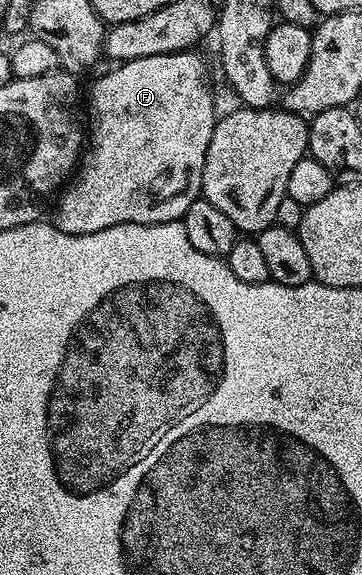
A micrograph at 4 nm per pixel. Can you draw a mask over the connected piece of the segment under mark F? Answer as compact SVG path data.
M196 51L183 53L163 53L150 55L142 59L125 61L112 67L109 73L104 73L92 85L92 90L86 93L86 144L82 156L70 178L59 194L60 202L56 205L54 224L66 235L90 235L94 231L102 231L106 227L114 227L122 223L142 223L157 225L163 221L179 221L184 213L200 196L202 183L202 167L206 163L206 147L210 147L210 135L214 135L214 127L218 120L216 101L212 98L212 89L208 86L208 69Z

